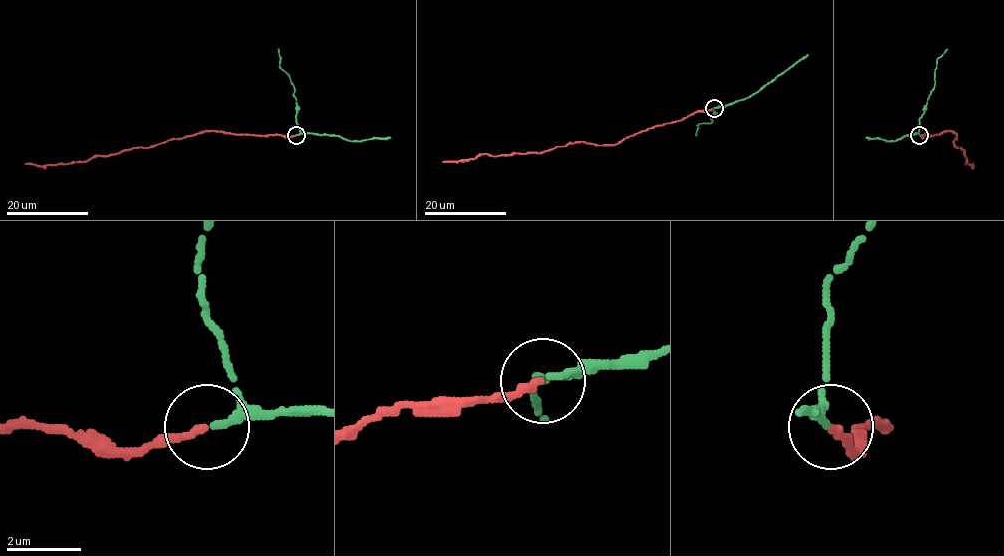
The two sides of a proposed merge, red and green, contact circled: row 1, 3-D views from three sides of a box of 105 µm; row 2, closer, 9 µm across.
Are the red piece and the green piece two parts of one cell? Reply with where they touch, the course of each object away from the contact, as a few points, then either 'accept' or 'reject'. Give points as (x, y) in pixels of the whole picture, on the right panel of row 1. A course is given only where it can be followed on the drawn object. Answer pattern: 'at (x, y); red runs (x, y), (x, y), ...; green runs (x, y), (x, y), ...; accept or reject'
at (919, 135); red runs (920, 134), (922, 137), (947, 130), (956, 133), (952, 142), (965, 152), (965, 164), (973, 163); green runs (919, 134), (904, 135), (896, 140), (866, 137); accept

